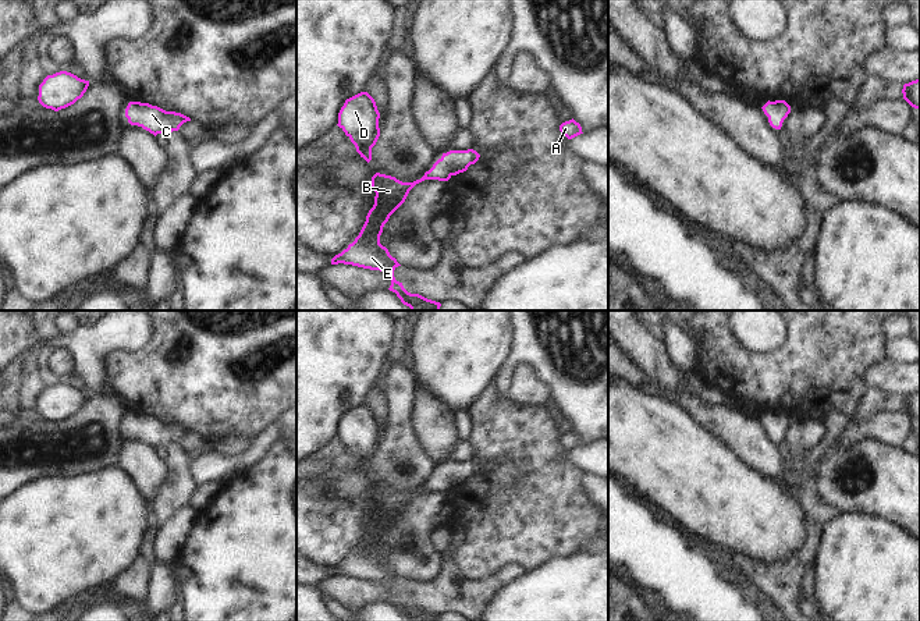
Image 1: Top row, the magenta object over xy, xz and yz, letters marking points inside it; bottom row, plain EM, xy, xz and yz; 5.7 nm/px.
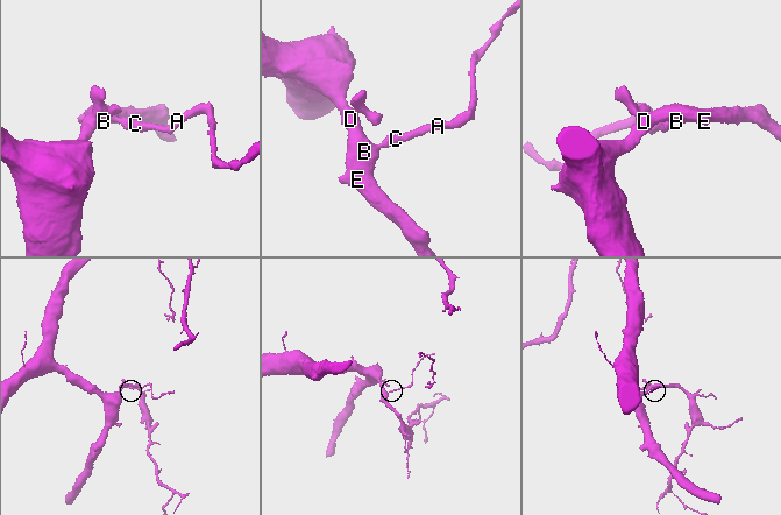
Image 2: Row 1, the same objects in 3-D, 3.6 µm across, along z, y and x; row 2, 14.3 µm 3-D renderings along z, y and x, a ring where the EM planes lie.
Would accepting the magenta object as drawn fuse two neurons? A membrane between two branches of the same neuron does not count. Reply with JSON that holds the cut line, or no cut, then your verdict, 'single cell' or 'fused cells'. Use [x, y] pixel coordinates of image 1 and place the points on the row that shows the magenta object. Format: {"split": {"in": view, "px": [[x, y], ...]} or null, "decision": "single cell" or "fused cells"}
{"split": null, "decision": "single cell"}

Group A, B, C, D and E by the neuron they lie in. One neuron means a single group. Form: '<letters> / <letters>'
A B C D E

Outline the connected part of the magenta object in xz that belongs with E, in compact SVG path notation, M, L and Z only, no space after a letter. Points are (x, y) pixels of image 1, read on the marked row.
M450 150L425 173L420 180L402 182L395 177L376 173L372 177L372 188L376 192L374 205L366 216L366 221L352 244L331 259L331 265L352 265L386 273L390 280L390 291L395 292L401 302L411 310L440 310L441 304L419 294L408 292L402 283L394 277L394 270L401 266L386 246L380 244L380 235L390 216L405 202L409 191L425 180L448 181L452 175L463 173L479 160L473 150Z

